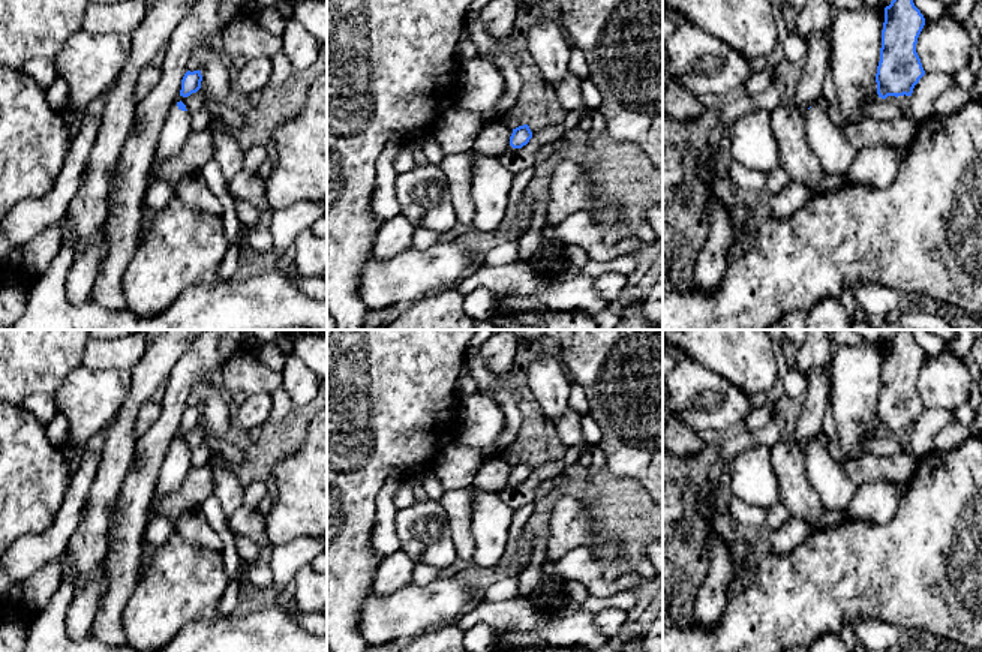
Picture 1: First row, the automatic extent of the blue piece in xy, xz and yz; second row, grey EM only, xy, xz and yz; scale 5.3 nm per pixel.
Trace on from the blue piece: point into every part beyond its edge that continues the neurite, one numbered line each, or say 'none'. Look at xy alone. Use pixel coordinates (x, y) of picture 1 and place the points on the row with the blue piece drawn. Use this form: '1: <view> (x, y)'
1: xy (176, 131)

